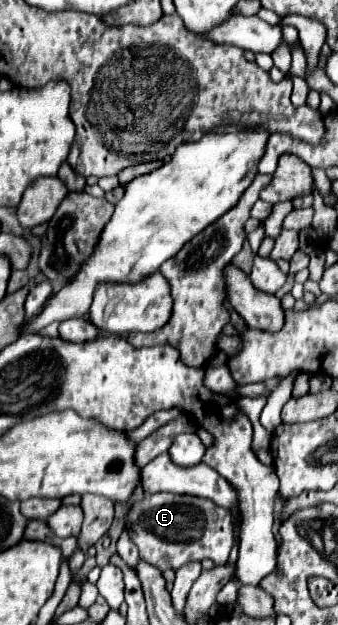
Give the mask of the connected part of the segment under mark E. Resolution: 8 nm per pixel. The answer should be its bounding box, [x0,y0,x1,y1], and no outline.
[127,492,239,570]

